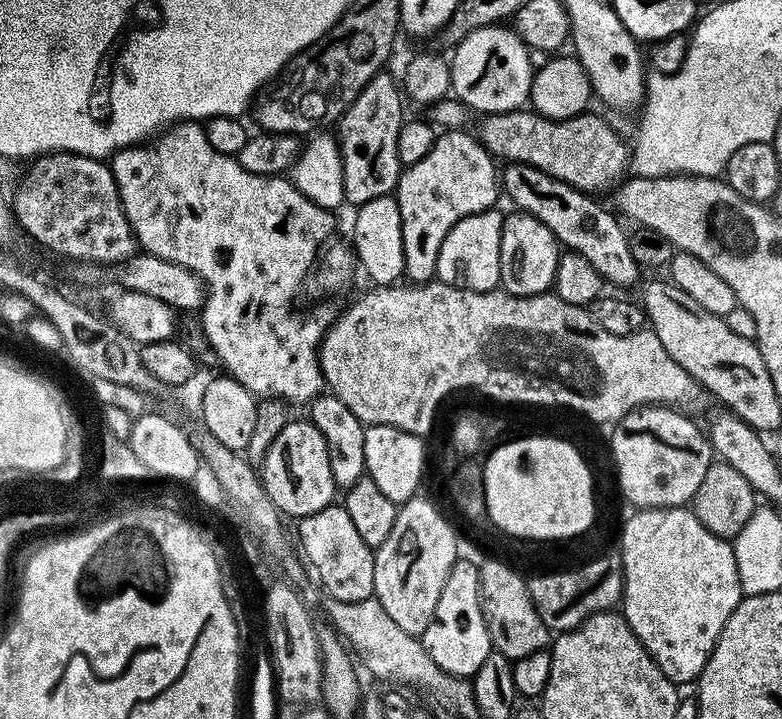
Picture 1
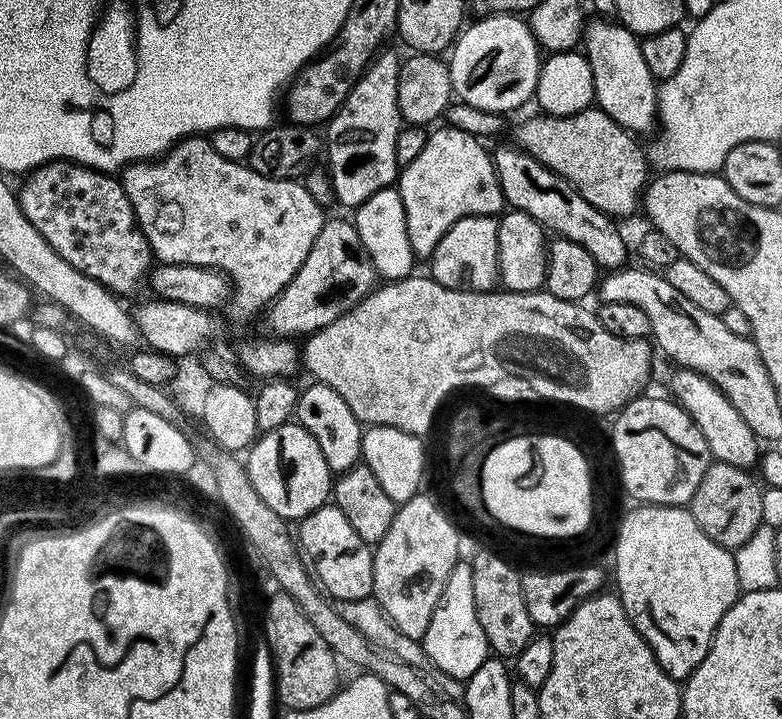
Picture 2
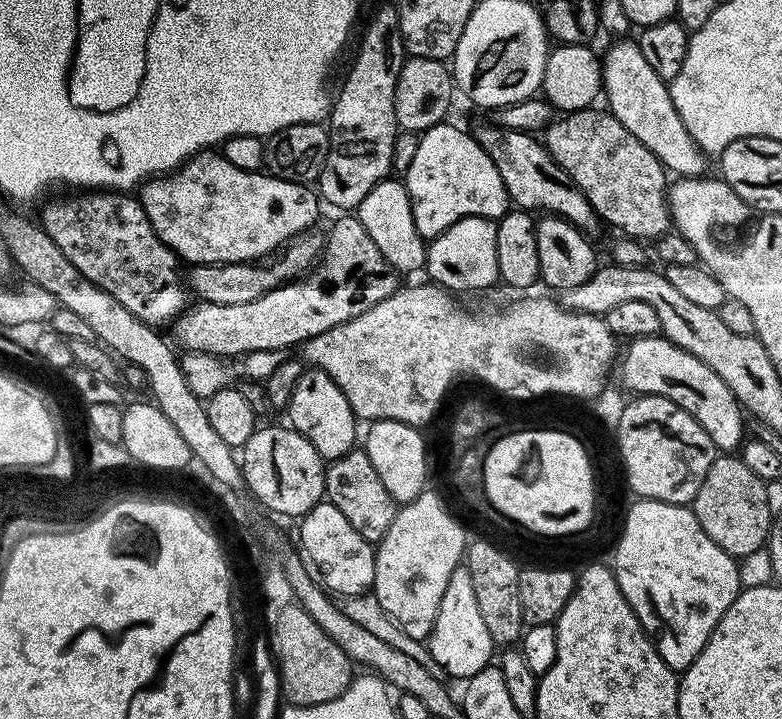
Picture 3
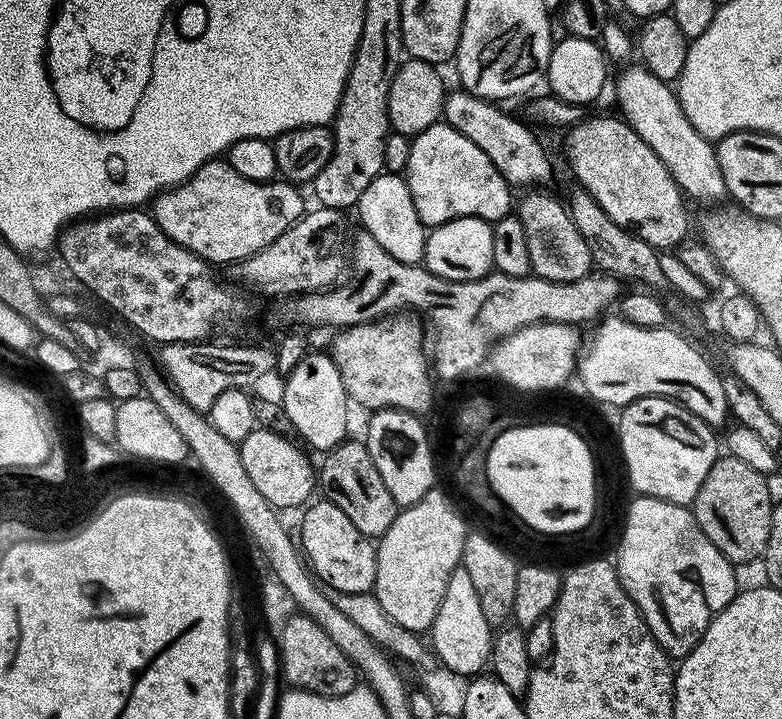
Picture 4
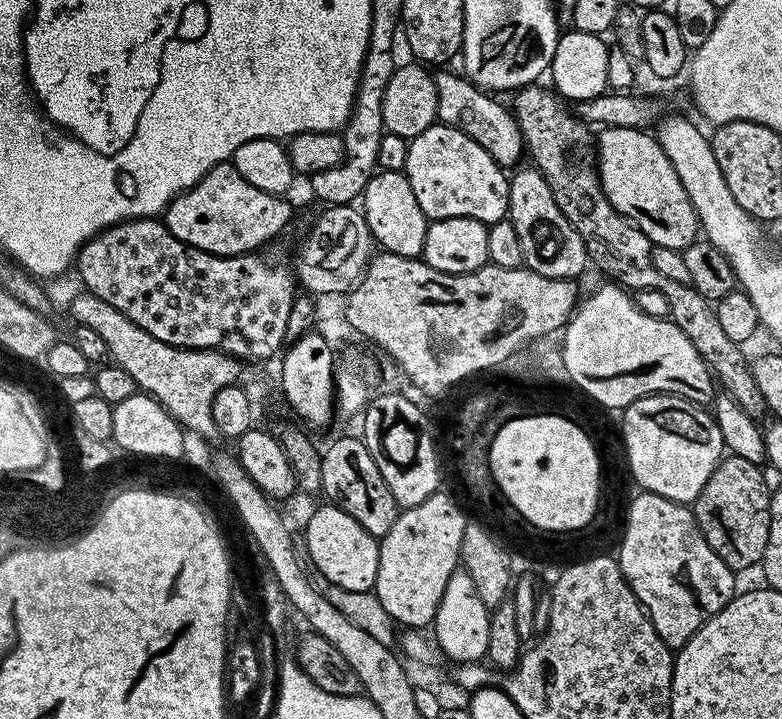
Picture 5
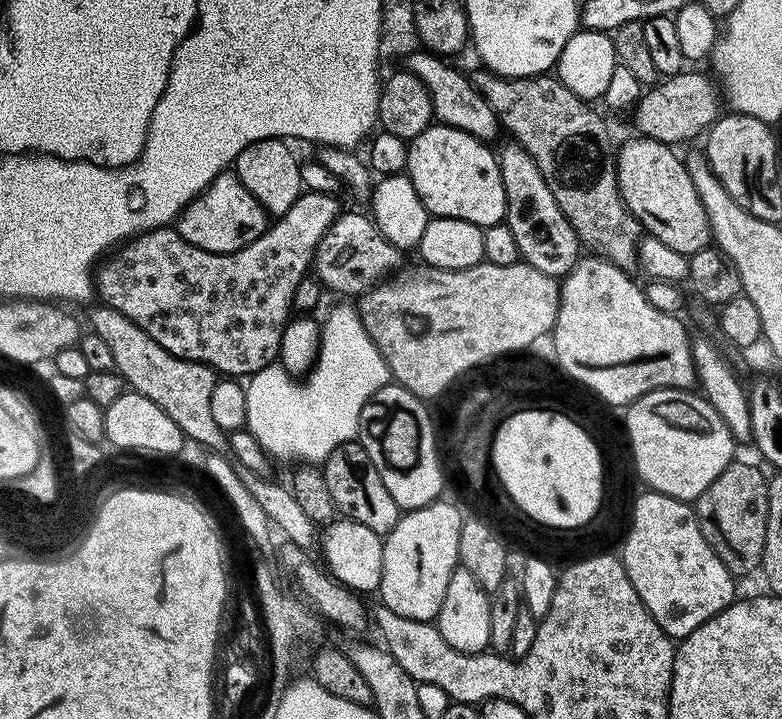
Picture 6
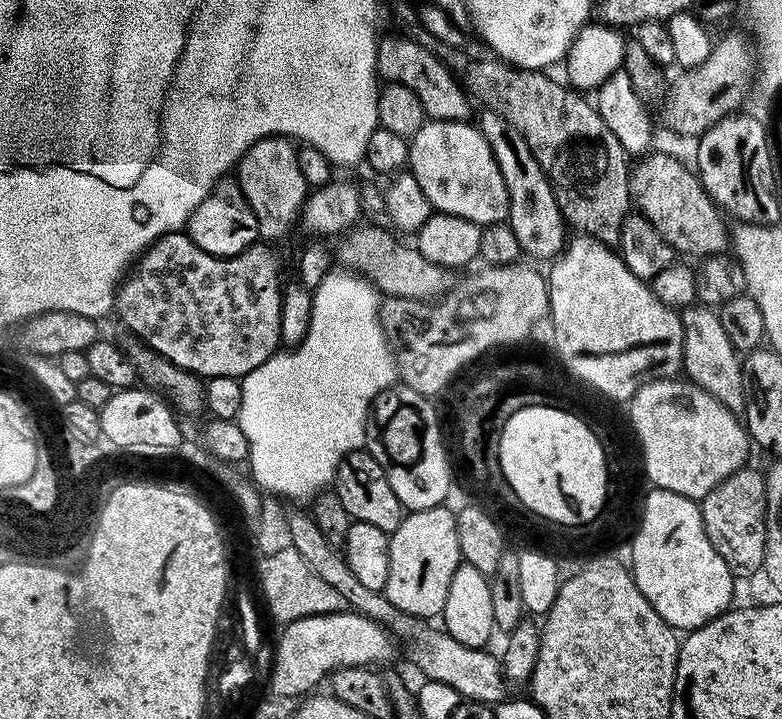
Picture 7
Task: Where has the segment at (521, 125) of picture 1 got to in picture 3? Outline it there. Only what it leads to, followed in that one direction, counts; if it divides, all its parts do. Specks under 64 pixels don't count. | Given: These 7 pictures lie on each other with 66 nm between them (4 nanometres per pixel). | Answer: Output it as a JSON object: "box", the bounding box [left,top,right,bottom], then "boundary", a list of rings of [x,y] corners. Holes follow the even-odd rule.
{"box":[542,106,670,242],"boundary":[[[593,106],[590,108],[583,108],[577,112],[569,112],[561,115],[552,121],[547,128],[542,132],[542,143],[547,148],[548,153],[554,158],[554,162],[562,170],[566,170],[566,174],[570,174],[573,184],[580,189],[581,194],[590,202],[590,206],[596,215],[600,217],[605,225],[613,224],[620,234],[625,237],[639,238],[641,241],[652,242],[657,236],[663,236],[670,228],[670,213],[668,210],[668,189],[670,187],[669,177],[666,175],[666,169],[660,160],[654,154],[650,154],[650,150],[646,150],[646,146],[642,146],[642,142],[638,142],[638,138],[634,138],[634,134],[630,134],[630,130],[626,130],[626,126],[622,126],[622,122],[618,122],[618,118],[614,118],[611,112],[601,110],[599,107]]]}

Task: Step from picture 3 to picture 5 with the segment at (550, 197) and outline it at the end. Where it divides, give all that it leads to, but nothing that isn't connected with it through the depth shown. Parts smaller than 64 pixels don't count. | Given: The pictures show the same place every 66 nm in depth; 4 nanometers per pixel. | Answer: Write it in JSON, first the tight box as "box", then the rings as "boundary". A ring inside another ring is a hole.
{"box":[434,70,526,169],"boundary":[[[448,70],[437,71],[434,76],[438,98],[437,121],[474,138],[474,142],[478,142],[478,146],[482,146],[482,150],[486,150],[486,154],[490,154],[490,158],[494,158],[494,162],[501,168],[515,169],[521,163],[520,155],[523,157],[526,149],[522,130],[519,129],[509,105],[499,104],[495,95],[485,92],[483,88],[477,88],[463,75],[455,76],[452,72],[444,71]]]}

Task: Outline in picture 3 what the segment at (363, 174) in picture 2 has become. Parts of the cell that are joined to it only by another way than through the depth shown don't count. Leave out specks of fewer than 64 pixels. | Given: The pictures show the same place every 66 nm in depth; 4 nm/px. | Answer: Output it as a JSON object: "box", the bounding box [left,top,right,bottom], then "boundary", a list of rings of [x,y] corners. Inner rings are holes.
{"box":[318,4,406,210],"boundary":[[[384,4],[368,20],[364,33],[360,36],[360,49],[352,60],[352,69],[330,104],[330,115],[326,120],[329,136],[329,153],[318,177],[318,196],[325,205],[333,204],[336,210],[359,209],[362,198],[374,190],[384,180],[389,179],[393,171],[392,155],[394,154],[394,138],[398,131],[395,118],[395,83],[398,82],[399,71],[406,59],[404,39],[400,37],[400,13],[395,7]]]}

